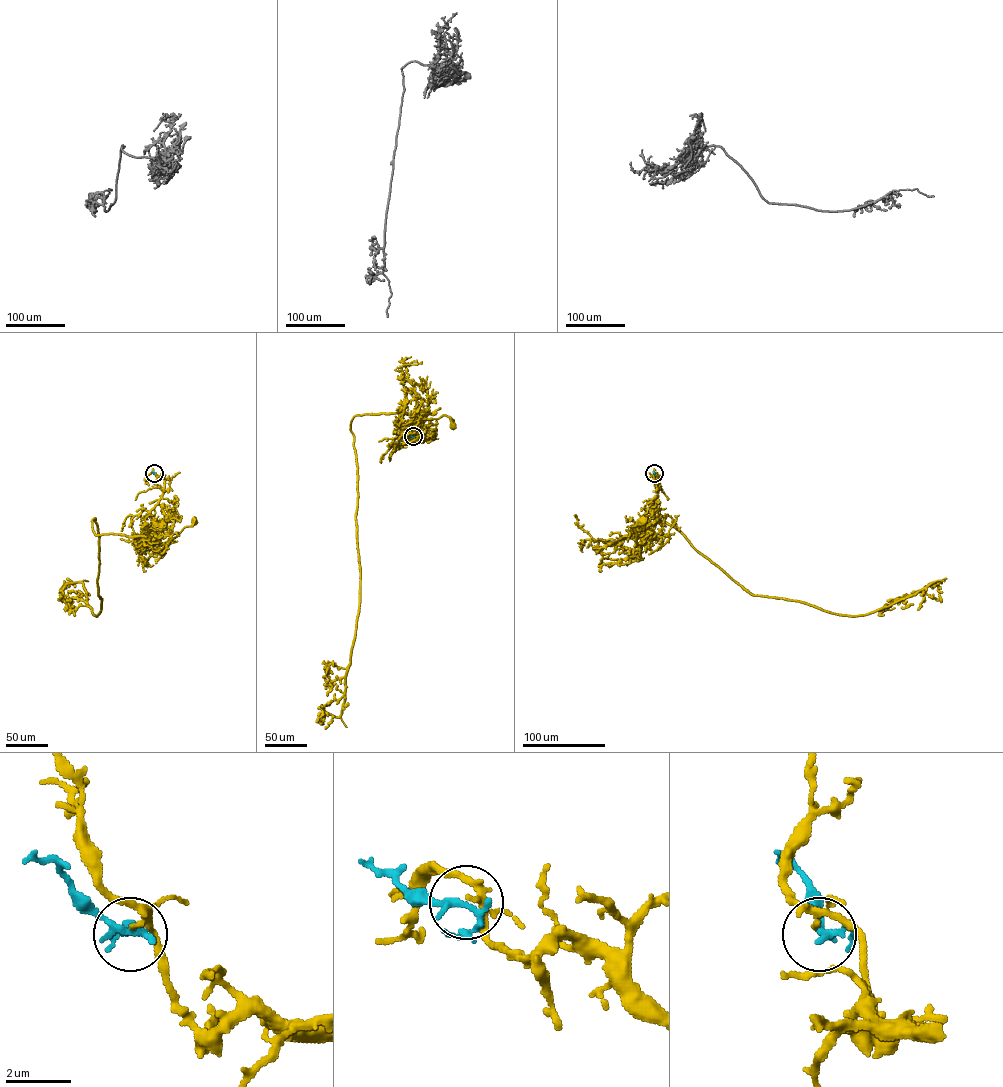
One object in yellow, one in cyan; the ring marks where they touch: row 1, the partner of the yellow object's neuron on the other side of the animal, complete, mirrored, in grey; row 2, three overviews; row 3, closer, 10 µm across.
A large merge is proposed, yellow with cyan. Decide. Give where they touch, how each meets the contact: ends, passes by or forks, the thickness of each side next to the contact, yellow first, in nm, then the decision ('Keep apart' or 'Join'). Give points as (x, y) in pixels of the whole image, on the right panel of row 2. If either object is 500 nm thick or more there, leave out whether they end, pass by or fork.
Place: (654, 473). At the ring yellow forks. At the ring cyan passes by. Thickness 130 nm (yellow) against 200 nm. Keep apart

